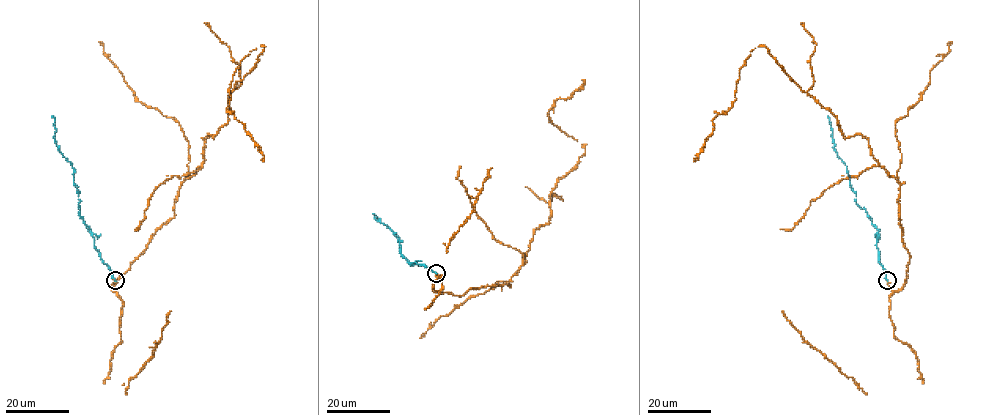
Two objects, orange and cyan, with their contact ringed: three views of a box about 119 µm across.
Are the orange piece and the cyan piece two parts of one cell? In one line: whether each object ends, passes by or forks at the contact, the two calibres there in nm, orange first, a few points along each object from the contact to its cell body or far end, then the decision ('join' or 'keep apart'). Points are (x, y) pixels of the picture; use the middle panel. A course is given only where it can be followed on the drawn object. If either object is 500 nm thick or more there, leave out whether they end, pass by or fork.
orange passes by; cyan ends there; 190 nm thick on the orange side, 280 nm on the other; orange runs (436, 274), (433, 289), (459, 296), (504, 285), (525, 263), (558, 179), (584, 153), (548, 117), (582, 79); cyan runs (436, 273), (424, 265), (411, 263), (400, 253), (400, 241), (395, 233), (372, 213); join

